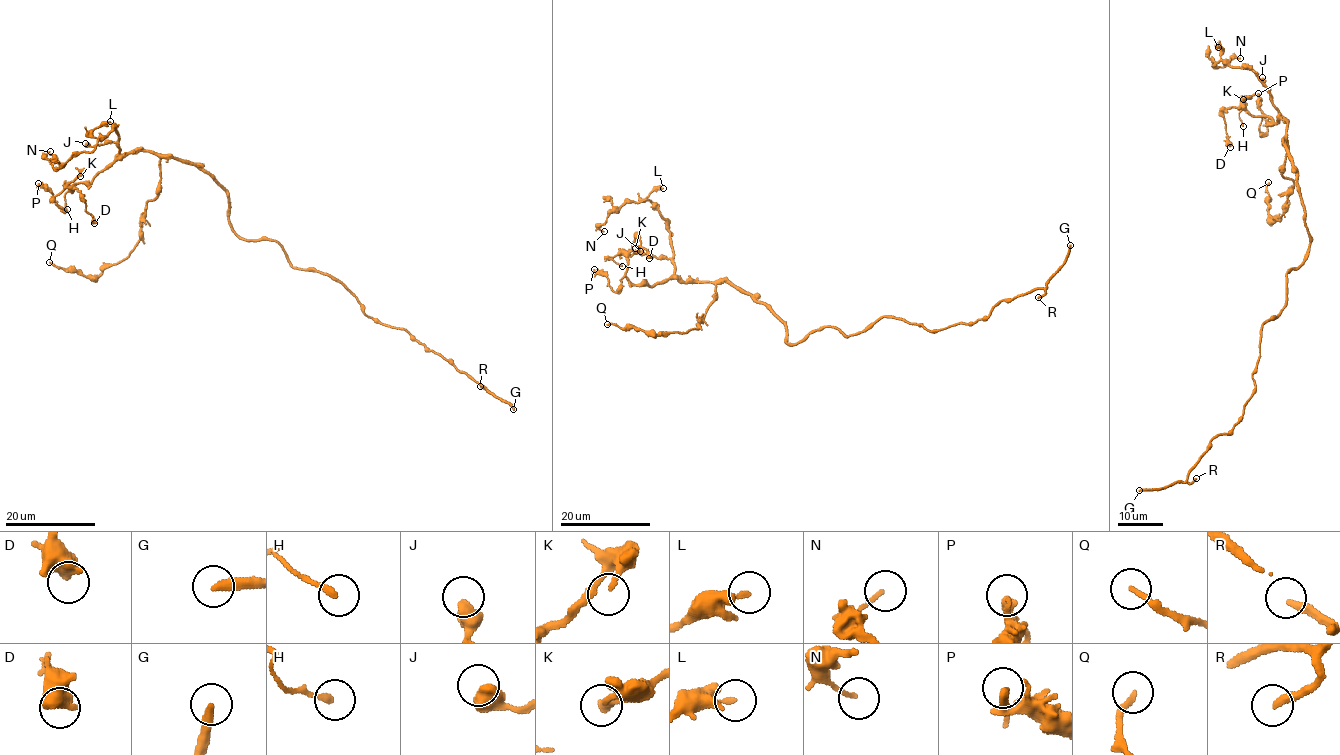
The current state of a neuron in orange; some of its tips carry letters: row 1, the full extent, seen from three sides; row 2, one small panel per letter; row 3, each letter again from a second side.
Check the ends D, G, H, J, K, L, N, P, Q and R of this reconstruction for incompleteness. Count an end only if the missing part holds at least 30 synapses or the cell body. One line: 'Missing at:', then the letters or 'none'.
Missing at: G

